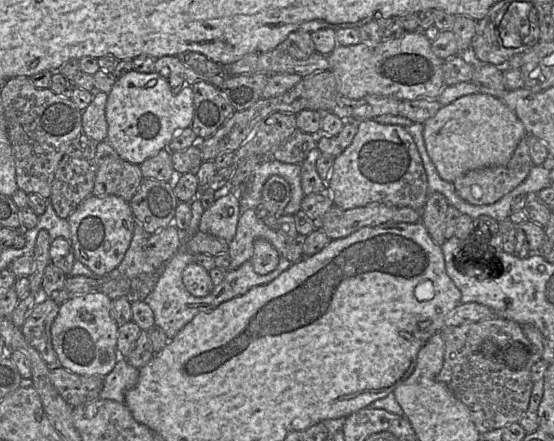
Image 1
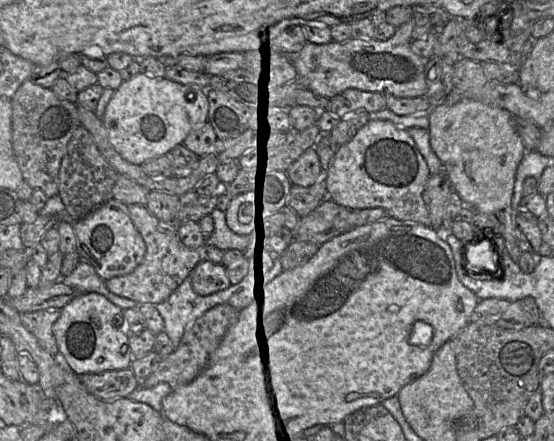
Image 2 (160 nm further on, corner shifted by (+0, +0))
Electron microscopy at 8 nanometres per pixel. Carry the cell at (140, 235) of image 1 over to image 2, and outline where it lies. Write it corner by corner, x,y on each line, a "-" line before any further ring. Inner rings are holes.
141,203
127,204
127,208
134,226
145,242
146,252
132,273
105,280
106,287
116,295
137,303
158,304
166,300
203,259
222,263
226,251
209,245
189,248
180,241
173,221
159,220

